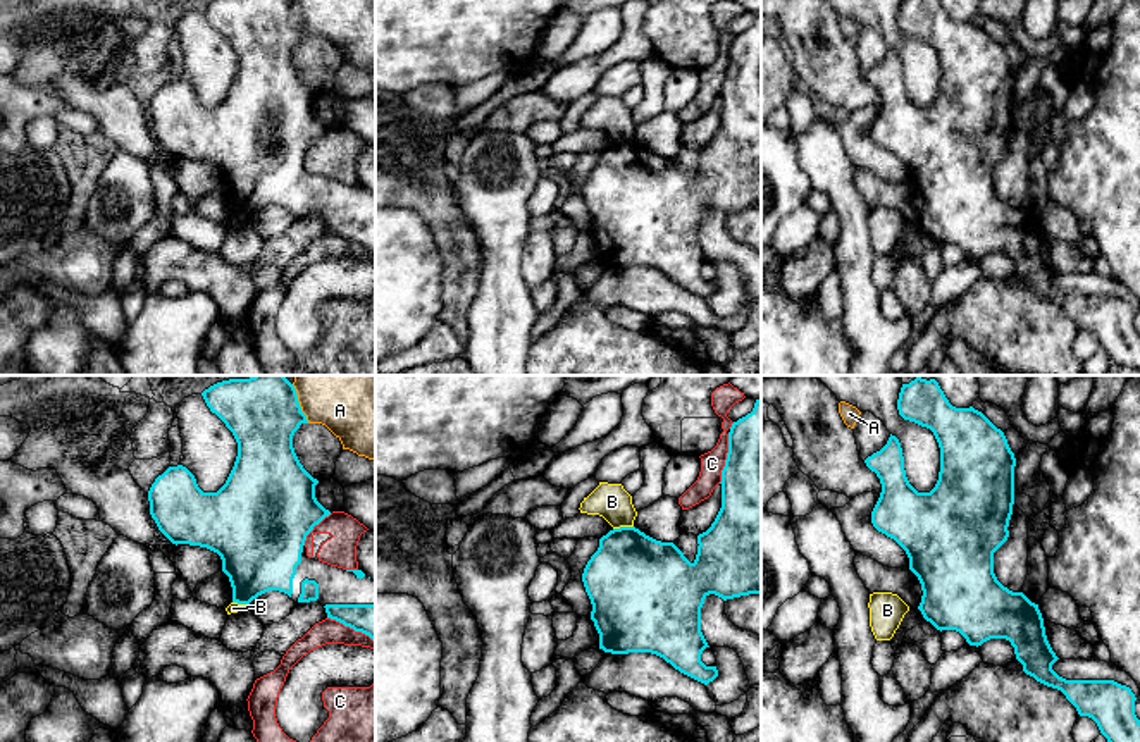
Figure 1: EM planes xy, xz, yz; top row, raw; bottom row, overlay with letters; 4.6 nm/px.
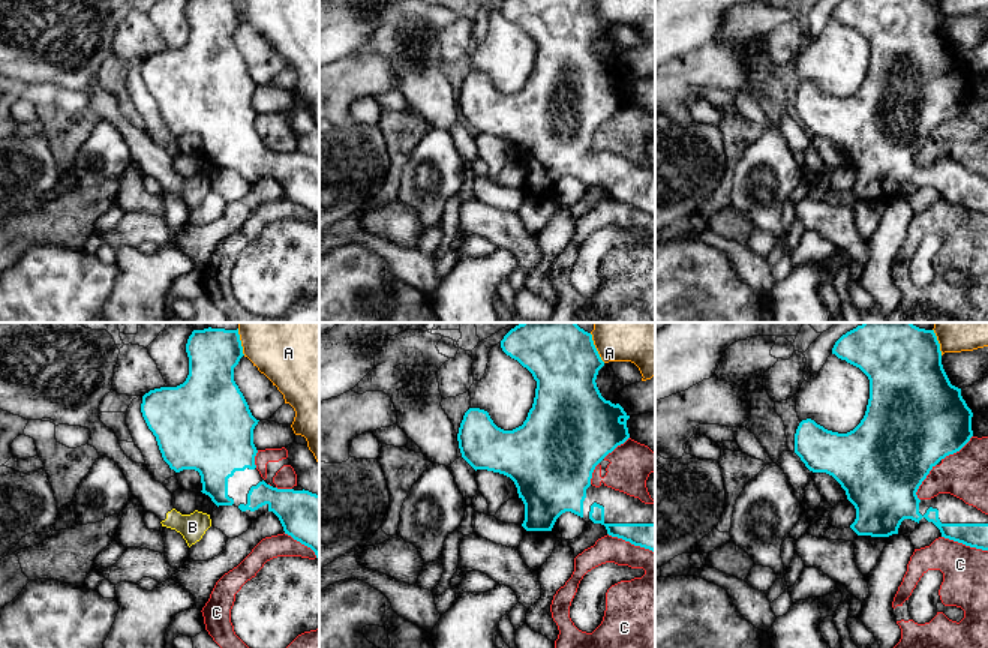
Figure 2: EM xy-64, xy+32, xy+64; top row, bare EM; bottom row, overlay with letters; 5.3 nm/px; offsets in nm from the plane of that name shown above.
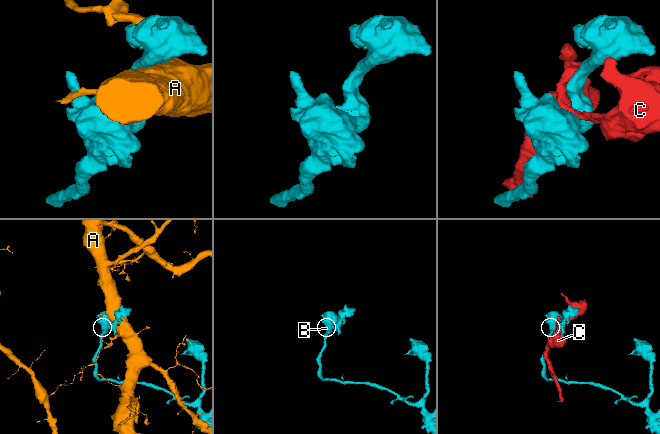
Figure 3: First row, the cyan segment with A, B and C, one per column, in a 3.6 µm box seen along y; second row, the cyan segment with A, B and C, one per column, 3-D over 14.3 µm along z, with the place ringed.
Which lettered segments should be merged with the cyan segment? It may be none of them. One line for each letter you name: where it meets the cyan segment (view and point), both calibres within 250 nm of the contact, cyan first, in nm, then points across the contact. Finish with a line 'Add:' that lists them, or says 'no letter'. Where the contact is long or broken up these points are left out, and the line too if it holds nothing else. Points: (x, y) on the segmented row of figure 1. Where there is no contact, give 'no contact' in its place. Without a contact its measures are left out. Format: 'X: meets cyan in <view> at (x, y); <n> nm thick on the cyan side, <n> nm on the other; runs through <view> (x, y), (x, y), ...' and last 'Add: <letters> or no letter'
Add: no letter

